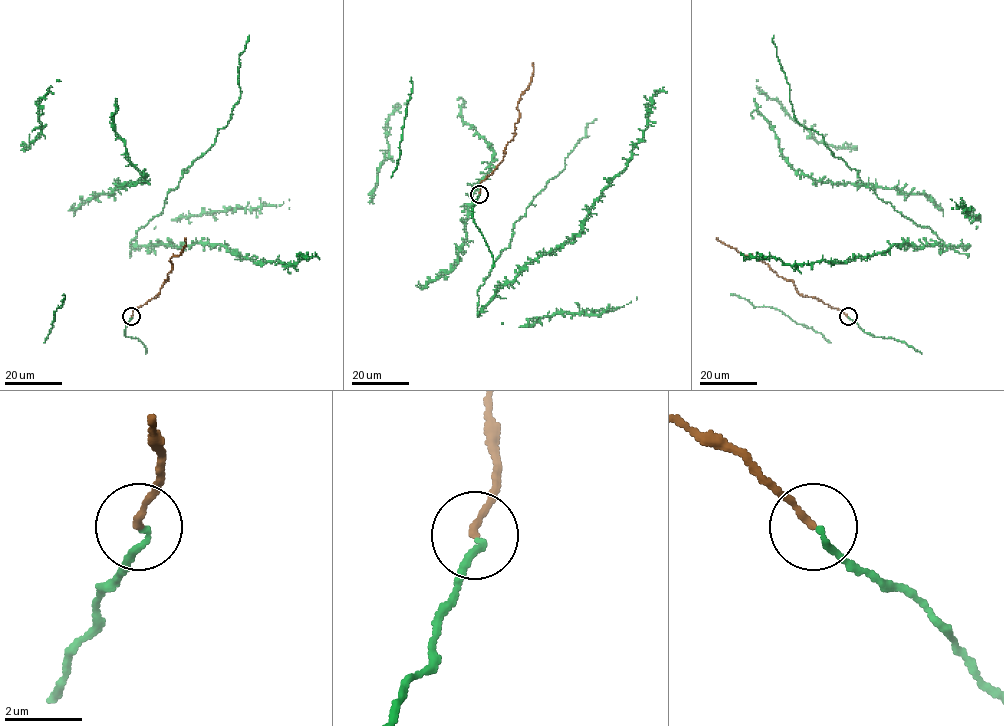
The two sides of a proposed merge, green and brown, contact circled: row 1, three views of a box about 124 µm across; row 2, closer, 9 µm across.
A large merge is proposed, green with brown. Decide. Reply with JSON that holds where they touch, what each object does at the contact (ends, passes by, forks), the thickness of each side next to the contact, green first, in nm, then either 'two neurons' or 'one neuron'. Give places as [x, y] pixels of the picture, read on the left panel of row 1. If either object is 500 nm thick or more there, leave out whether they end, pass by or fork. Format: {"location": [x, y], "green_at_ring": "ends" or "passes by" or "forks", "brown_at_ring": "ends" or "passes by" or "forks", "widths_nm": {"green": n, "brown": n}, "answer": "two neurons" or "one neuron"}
{"location": [131, 316], "green_at_ring": "ends", "brown_at_ring": "ends", "widths_nm": {"green": 140, "brown": 160}, "answer": "one neuron"}

